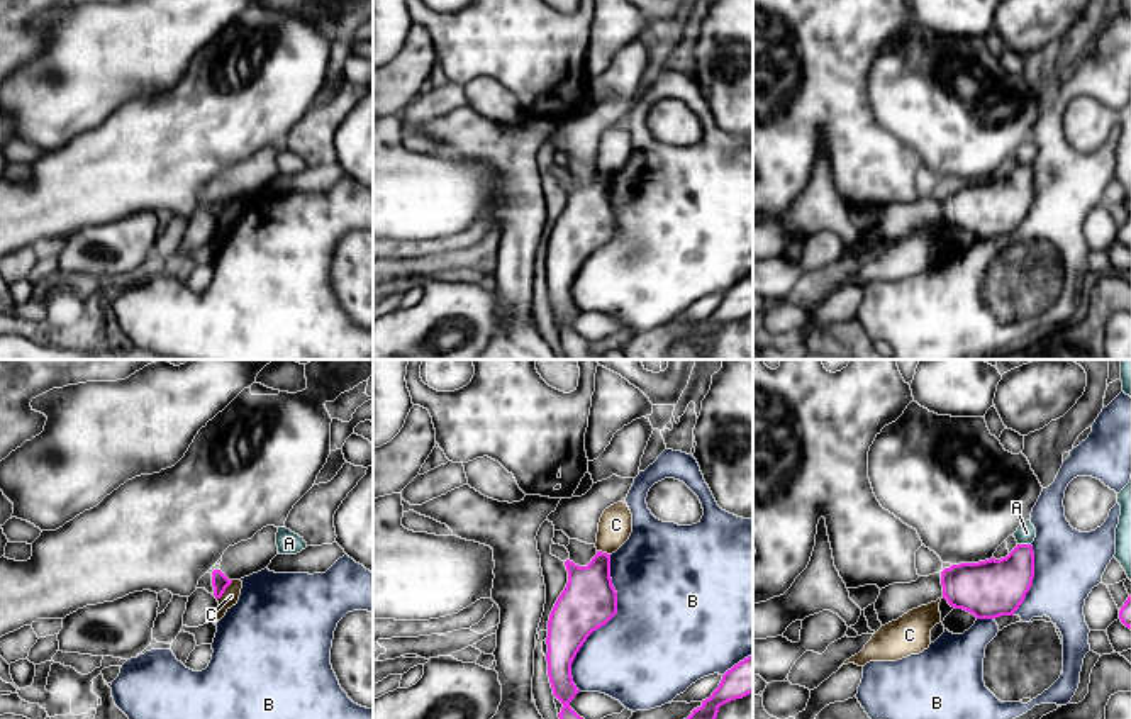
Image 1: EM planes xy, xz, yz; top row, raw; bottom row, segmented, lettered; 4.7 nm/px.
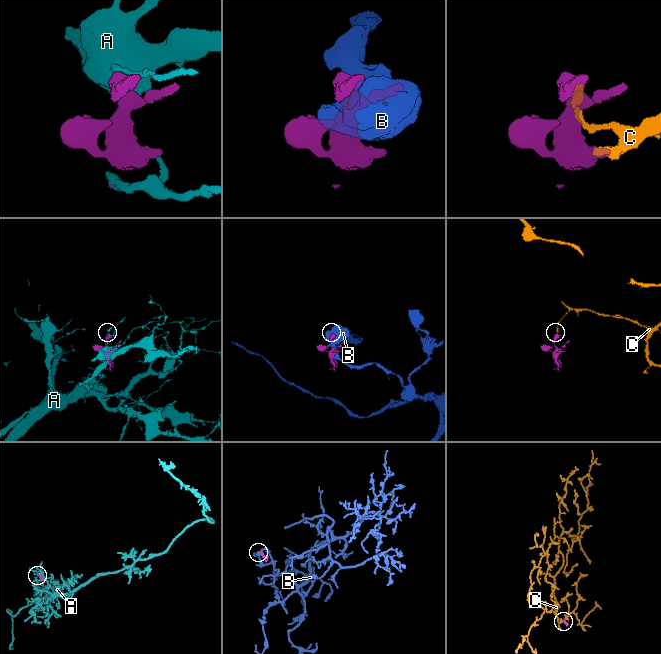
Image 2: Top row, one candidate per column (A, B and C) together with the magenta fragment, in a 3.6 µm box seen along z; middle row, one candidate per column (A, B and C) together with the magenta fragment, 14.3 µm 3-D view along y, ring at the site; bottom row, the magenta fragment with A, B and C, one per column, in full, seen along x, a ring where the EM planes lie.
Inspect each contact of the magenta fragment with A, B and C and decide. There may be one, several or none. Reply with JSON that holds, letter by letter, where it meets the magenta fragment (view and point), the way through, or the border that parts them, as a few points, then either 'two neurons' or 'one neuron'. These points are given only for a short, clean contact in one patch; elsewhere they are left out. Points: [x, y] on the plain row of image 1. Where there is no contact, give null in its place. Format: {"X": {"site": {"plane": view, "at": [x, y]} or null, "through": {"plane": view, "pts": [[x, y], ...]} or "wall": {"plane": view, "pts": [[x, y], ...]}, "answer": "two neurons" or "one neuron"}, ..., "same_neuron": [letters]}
{"A": {"site": {"plane": "yz", "at": [1025, 165]}, "answer": "two neurons"}, "B": {"site": {"plane": "xz", "at": [604, 245]}, "answer": "two neurons"}, "C": {"site": {"plane": "xy", "at": [224, 211]}, "wall": {"plane": "xy", "pts": [[233, 200], [217, 219]]}, "answer": "two neurons"}, "same_neuron": []}

